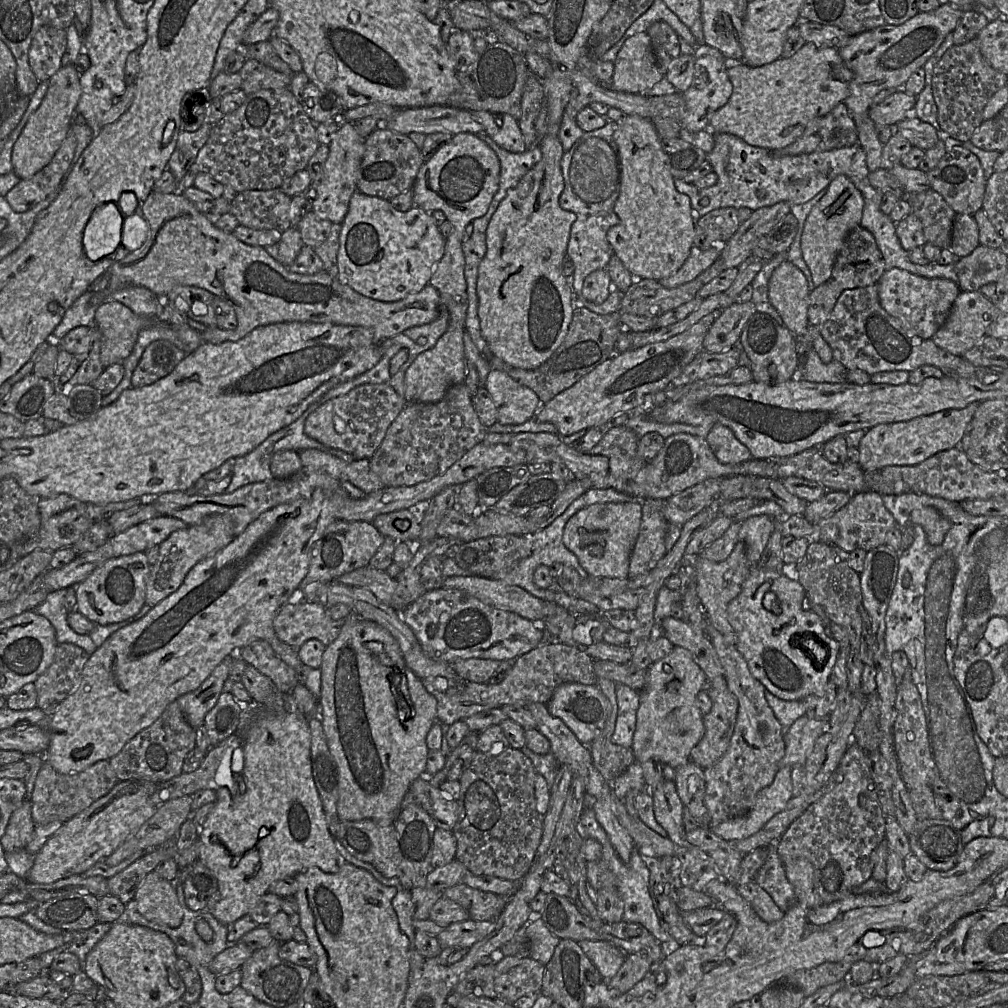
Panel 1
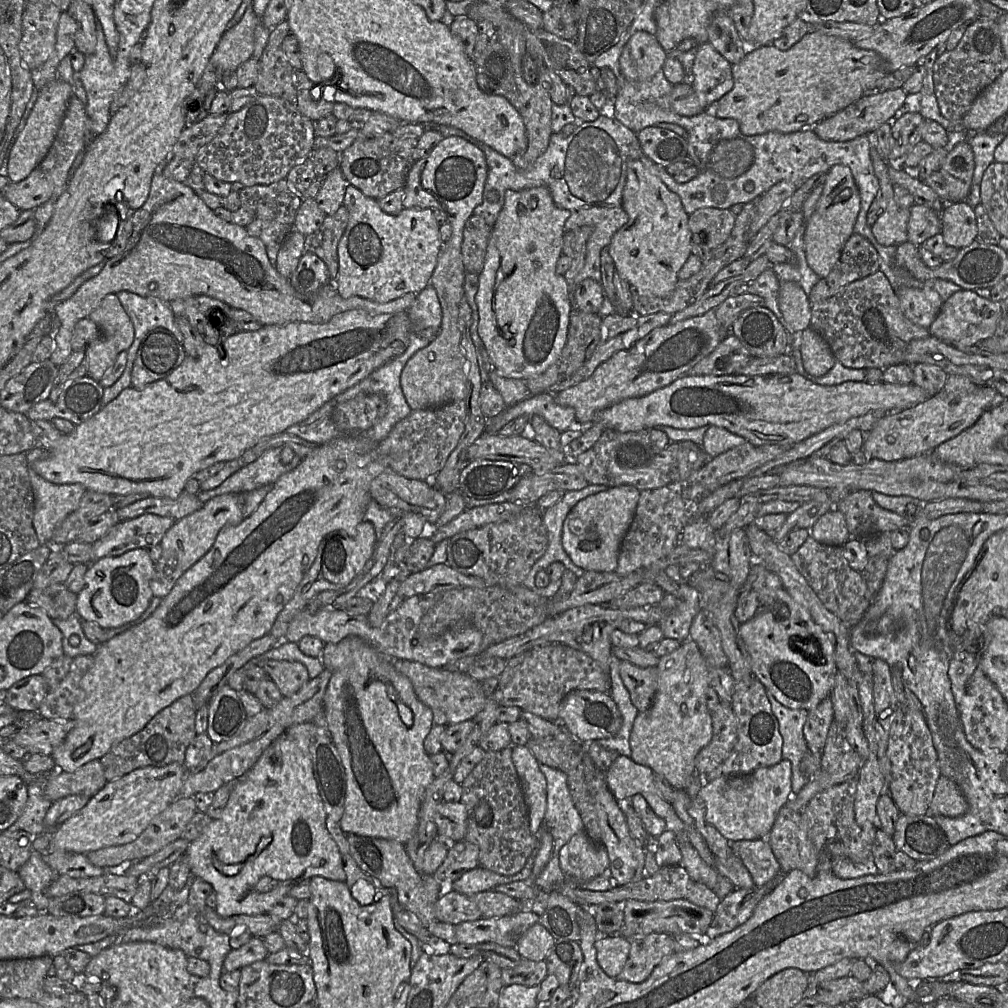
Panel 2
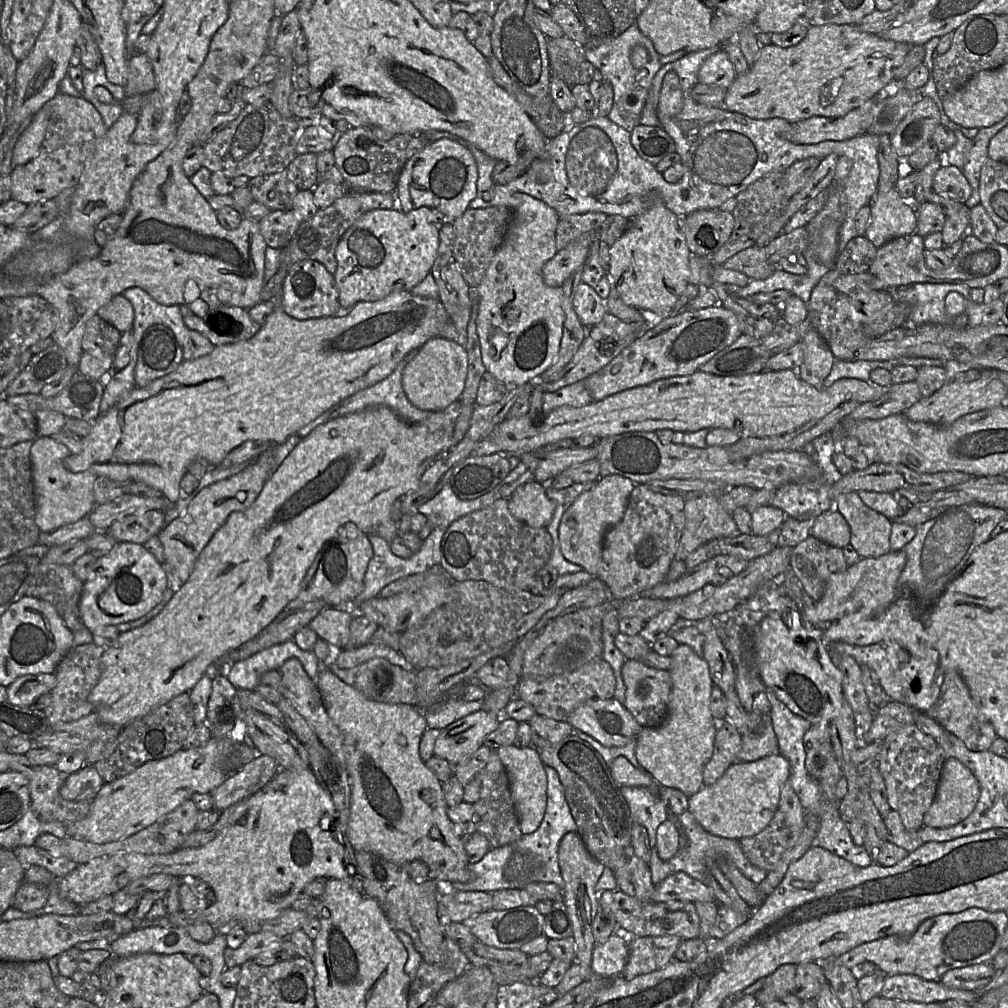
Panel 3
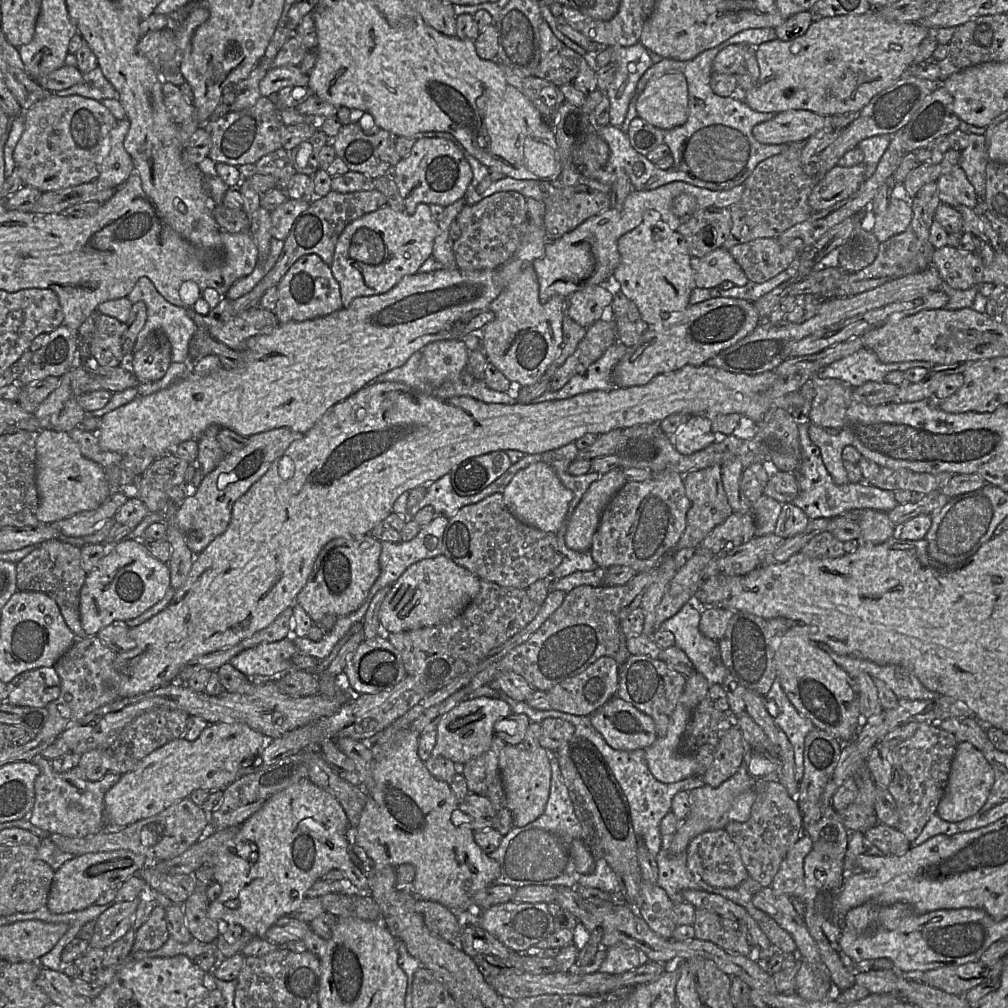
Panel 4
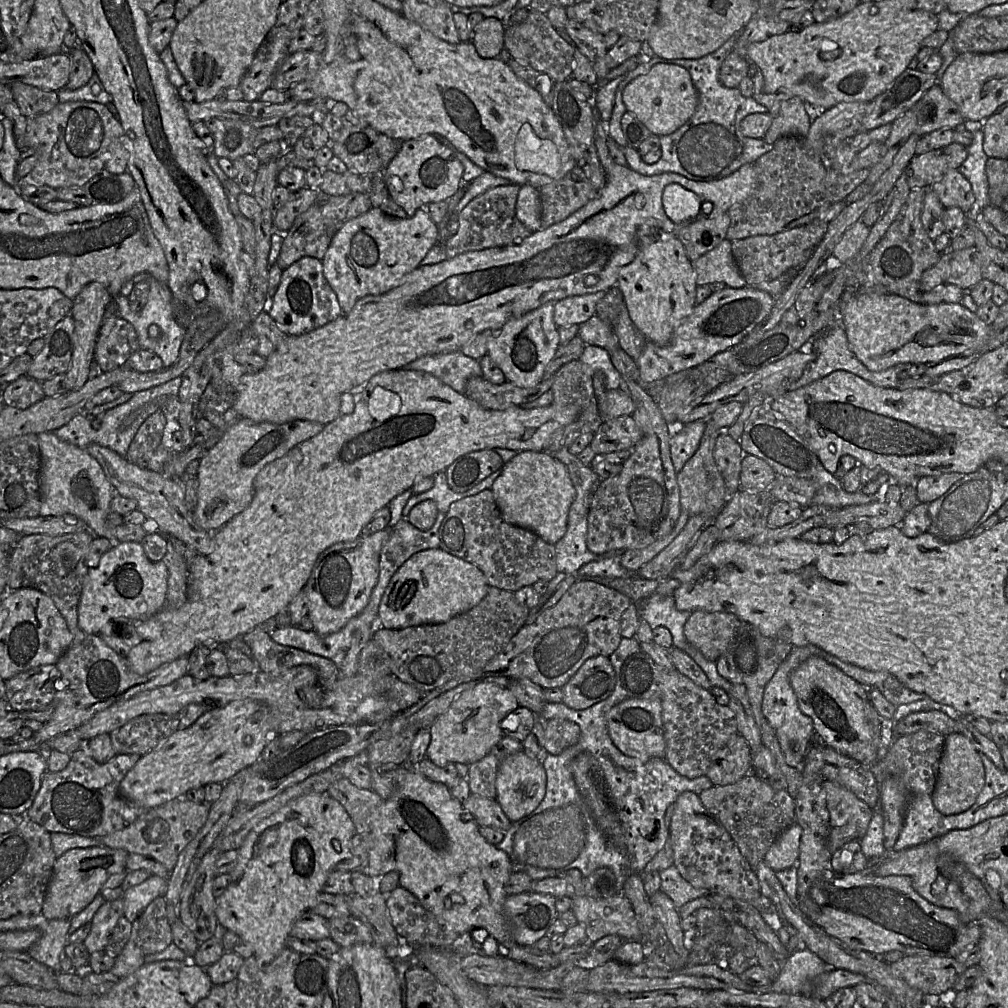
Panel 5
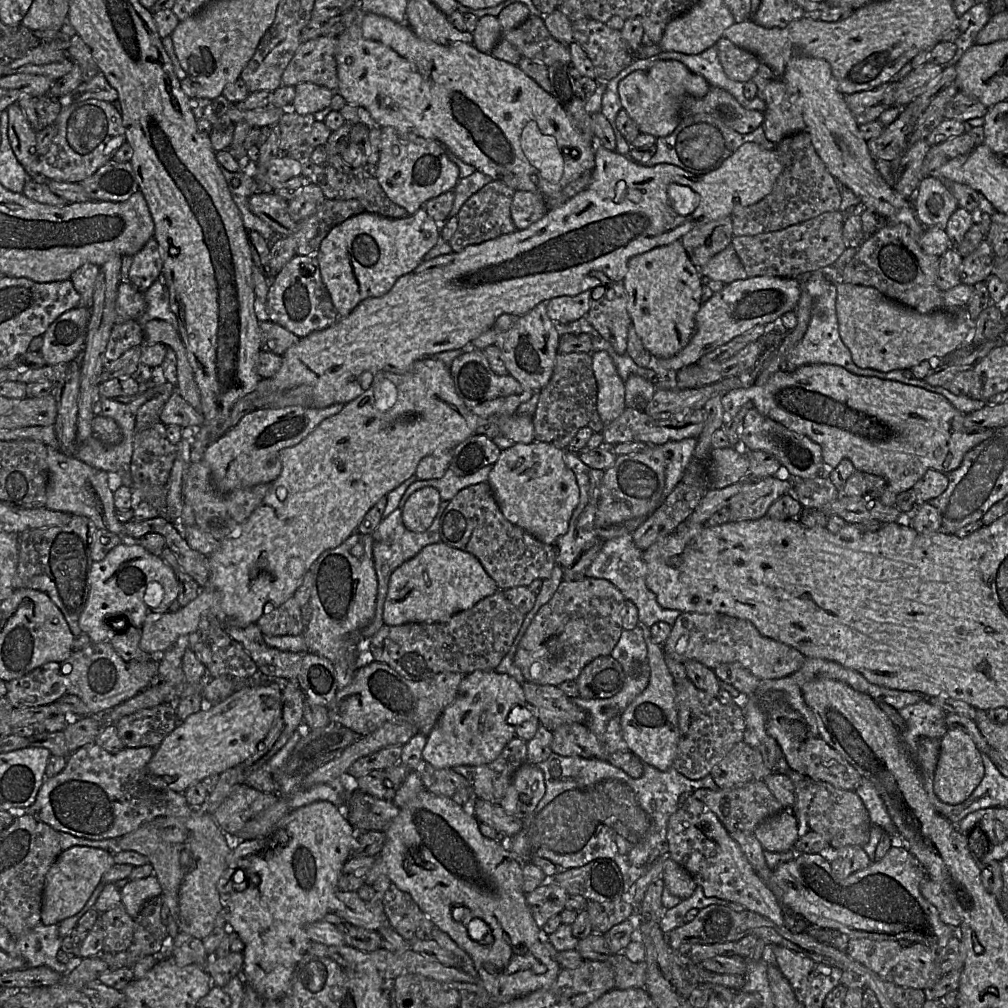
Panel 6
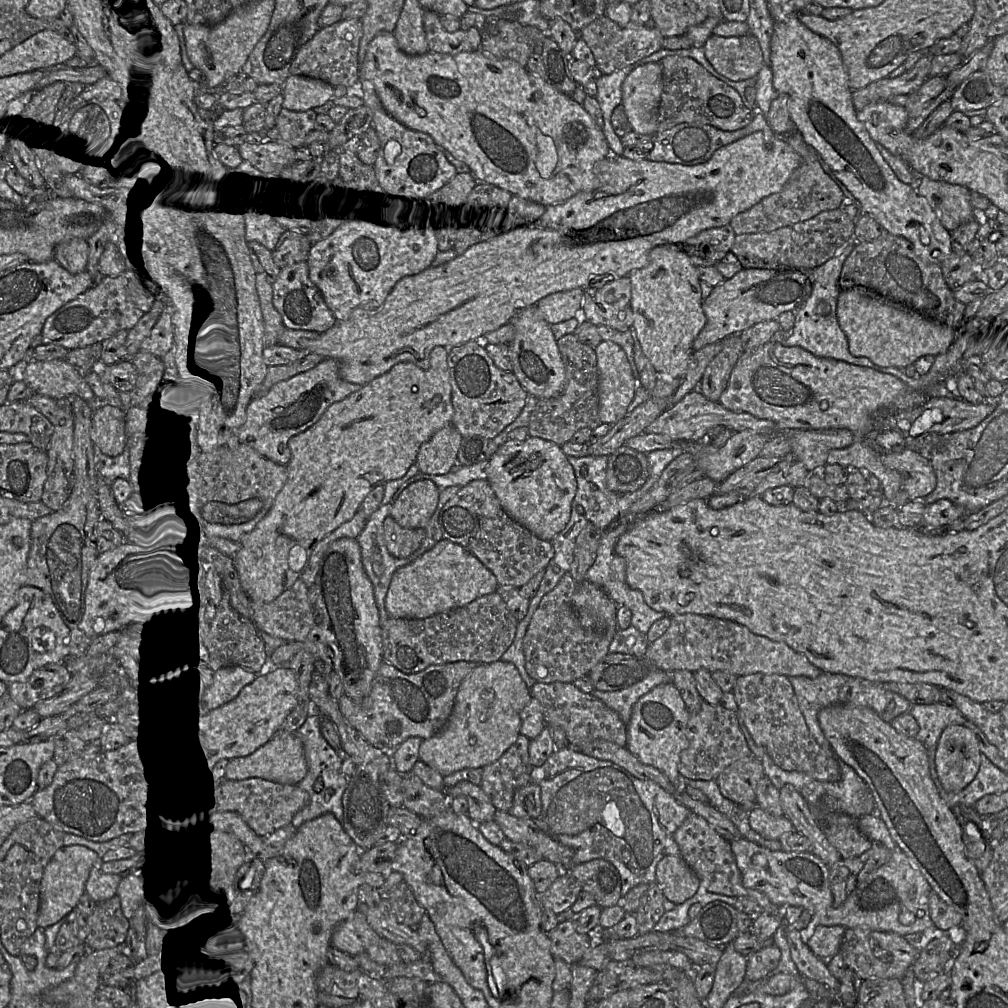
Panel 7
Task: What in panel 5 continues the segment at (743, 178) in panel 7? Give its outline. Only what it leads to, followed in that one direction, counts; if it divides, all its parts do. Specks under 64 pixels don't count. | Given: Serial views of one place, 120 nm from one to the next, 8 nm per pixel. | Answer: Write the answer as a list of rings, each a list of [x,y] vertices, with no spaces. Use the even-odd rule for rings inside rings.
[[[595,111],[595,147],[597,150],[600,164],[605,172],[606,183],[601,191],[601,194],[589,201],[585,206],[571,214],[565,220],[553,224],[547,228],[541,228],[533,232],[529,237],[523,240],[518,245],[488,248],[480,251],[471,251],[459,254],[451,259],[446,259],[437,264],[421,265],[414,269],[410,273],[404,276],[401,283],[392,290],[382,295],[367,295],[360,298],[354,305],[353,309],[347,313],[342,314],[337,319],[313,329],[302,335],[287,335],[277,348],[266,357],[266,364],[262,370],[254,374],[245,373],[241,376],[239,383],[233,390],[233,403],[232,408],[237,412],[241,418],[249,418],[257,423],[268,422],[273,424],[283,424],[295,420],[308,420],[319,422],[324,425],[332,422],[339,416],[341,416],[341,397],[344,393],[351,393],[354,397],[356,393],[360,391],[365,384],[375,374],[388,370],[401,369],[410,362],[425,356],[436,355],[442,353],[450,353],[459,351],[464,345],[470,342],[476,335],[483,333],[489,329],[501,328],[509,319],[520,317],[527,312],[539,308],[547,302],[559,301],[569,296],[584,295],[589,293],[595,293],[600,291],[607,291],[617,284],[619,270],[622,266],[625,266],[632,262],[637,255],[639,245],[637,231],[639,227],[646,222],[649,218],[656,219],[658,221],[658,235],[659,236],[678,236],[679,231],[687,225],[703,218],[715,218],[716,216],[727,212],[732,206],[739,204],[746,200],[756,188],[756,171],[754,163],[748,163],[742,165],[738,170],[730,174],[729,176],[714,180],[710,182],[700,182],[691,180],[677,173],[663,172],[657,175],[645,176],[634,170],[629,166],[622,166],[614,162],[607,146],[607,140],[610,138],[608,133],[608,122],[603,121],[598,111]],[[677,183],[684,188],[694,192],[699,196],[702,202],[702,211],[694,218],[690,218],[682,223],[674,223],[665,213],[662,202],[662,195],[664,188],[671,184]]]

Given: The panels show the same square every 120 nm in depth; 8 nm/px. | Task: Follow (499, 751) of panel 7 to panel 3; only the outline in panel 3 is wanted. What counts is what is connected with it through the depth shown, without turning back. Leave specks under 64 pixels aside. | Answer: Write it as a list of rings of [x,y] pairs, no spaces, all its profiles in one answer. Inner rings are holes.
[[[481,709],[453,722],[441,729],[435,742],[434,755],[453,764],[466,762],[501,721],[502,716]]]

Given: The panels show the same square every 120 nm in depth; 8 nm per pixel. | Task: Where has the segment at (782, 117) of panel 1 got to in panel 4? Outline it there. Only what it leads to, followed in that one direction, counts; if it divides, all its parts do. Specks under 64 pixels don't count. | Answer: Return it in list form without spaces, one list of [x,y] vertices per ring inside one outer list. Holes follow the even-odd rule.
[[[872,8],[861,15],[839,15],[812,22],[802,36],[790,41],[778,38],[754,48],[760,76],[748,91],[739,91],[740,98],[758,112],[779,113],[788,110],[809,110],[819,115],[858,113],[879,92],[909,73],[918,46],[929,35],[929,29],[917,22],[890,22]]]

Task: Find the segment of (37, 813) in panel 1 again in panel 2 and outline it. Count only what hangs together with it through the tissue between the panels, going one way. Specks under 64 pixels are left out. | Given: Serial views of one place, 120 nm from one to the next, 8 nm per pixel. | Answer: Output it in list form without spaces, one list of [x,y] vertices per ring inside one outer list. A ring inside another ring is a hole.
[[[92,760],[73,773],[55,770],[47,774],[45,796],[53,803],[70,795],[94,796],[106,784],[100,760]]]

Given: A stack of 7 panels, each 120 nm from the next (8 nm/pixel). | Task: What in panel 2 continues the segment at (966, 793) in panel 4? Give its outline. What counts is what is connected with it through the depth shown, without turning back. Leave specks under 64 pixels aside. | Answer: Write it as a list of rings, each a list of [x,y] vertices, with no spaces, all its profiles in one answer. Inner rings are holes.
[[[940,775],[928,811],[931,816],[959,817],[968,810],[968,803],[957,787],[947,777]]]

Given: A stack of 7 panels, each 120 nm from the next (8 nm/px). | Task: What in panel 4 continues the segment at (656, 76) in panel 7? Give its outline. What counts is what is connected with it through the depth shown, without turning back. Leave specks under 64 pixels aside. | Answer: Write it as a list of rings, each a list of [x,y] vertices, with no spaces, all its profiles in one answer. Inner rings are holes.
[[[668,71],[648,81],[636,100],[637,116],[668,131],[688,118],[688,87],[683,73]]]

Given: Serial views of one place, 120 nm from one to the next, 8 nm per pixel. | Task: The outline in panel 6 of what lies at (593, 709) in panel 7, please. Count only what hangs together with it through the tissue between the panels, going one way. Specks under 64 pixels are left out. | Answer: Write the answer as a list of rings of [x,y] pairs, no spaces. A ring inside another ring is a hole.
[[[526,682],[522,685],[526,702],[534,706],[541,725],[550,731],[565,724],[583,724],[589,714],[566,696],[558,686],[537,685]]]

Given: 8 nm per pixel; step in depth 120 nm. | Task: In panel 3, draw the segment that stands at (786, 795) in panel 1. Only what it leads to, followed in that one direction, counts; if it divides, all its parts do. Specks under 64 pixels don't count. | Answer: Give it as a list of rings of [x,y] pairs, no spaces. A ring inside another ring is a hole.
[[[780,753],[752,761],[735,761],[723,776],[711,785],[703,785],[689,797],[689,811],[710,834],[739,840],[765,829],[779,807],[783,785],[790,778],[790,762]]]

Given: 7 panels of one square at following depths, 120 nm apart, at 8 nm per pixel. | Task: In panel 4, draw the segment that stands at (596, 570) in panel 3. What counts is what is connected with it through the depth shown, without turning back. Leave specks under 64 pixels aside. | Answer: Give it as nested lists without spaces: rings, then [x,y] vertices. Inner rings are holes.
[[[615,468],[590,485],[568,524],[565,534],[568,548],[577,552],[590,551],[602,512],[626,482],[622,469]]]

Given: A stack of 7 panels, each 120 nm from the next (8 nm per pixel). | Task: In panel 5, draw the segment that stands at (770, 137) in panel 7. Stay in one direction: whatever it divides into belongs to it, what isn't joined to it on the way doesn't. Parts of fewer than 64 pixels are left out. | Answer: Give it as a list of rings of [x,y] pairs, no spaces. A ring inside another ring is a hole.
[[[740,33],[733,34],[724,44],[714,52],[698,59],[672,59],[668,64],[676,64],[684,67],[691,76],[692,82],[698,93],[698,103],[693,116],[674,133],[660,136],[661,158],[654,164],[647,164],[637,149],[630,146],[621,146],[621,150],[627,160],[628,166],[645,176],[657,175],[663,172],[673,172],[685,176],[691,180],[710,182],[725,178],[738,170],[742,165],[754,163],[762,155],[774,148],[774,143],[769,144],[764,139],[750,138],[742,134],[740,124],[743,118],[752,113],[768,113],[768,108],[752,97],[744,97],[738,87],[725,87],[719,79],[720,68],[726,56],[734,49]]]

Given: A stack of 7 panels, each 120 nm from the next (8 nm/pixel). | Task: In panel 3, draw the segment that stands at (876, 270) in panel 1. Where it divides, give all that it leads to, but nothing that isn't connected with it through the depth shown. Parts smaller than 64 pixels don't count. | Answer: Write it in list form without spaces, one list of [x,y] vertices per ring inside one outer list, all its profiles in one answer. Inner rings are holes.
[[[858,235],[839,253],[834,269],[840,274],[859,274],[869,270],[877,248],[865,236]]]

